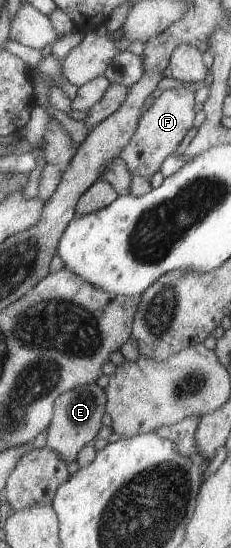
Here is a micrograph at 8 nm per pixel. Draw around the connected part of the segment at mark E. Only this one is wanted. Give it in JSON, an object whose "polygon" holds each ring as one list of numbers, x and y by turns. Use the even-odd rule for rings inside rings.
{"polygon":[[89,384,80,388,75,388,59,396,55,402,55,415,52,424,47,430,46,448,59,452,60,456,70,464,76,460,76,456,82,452,84,446,94,445,100,428,102,428,102,418,107,412,107,392,105,388,100,388,98,384]]}

